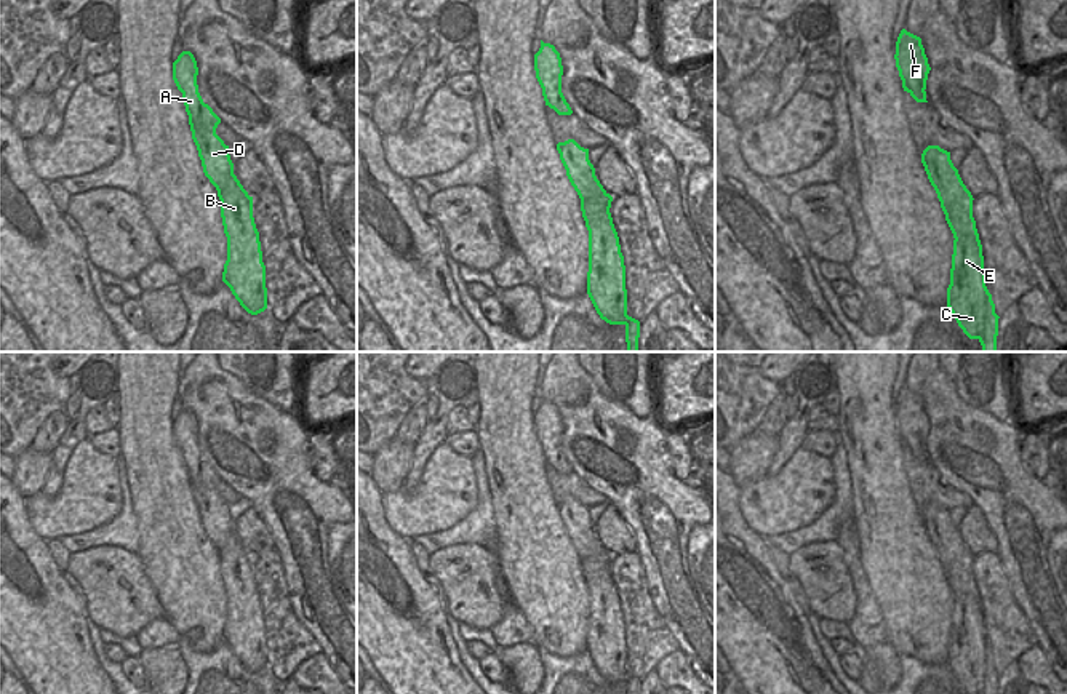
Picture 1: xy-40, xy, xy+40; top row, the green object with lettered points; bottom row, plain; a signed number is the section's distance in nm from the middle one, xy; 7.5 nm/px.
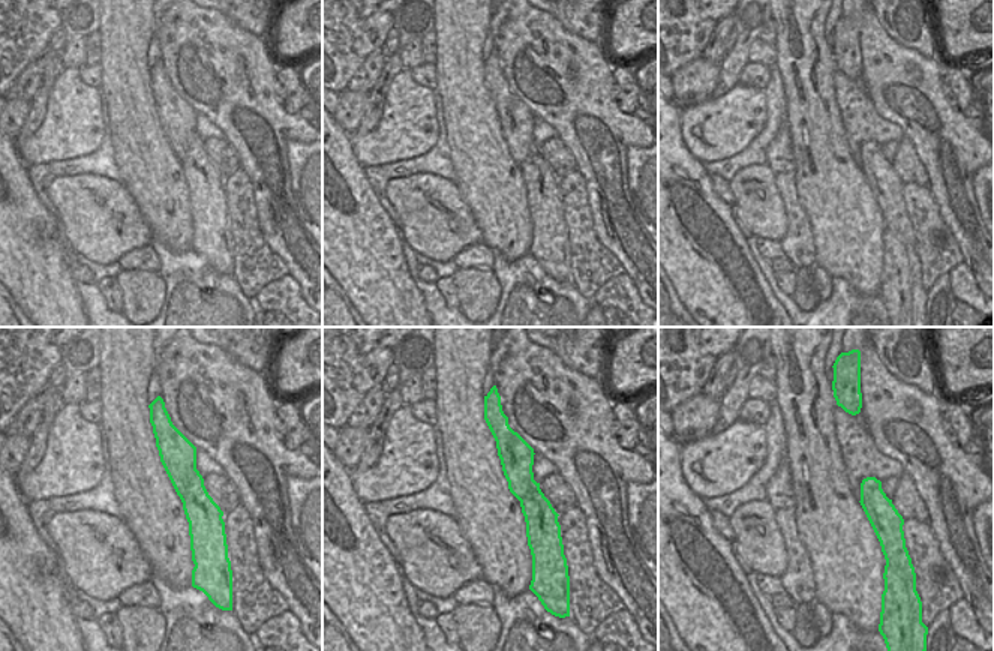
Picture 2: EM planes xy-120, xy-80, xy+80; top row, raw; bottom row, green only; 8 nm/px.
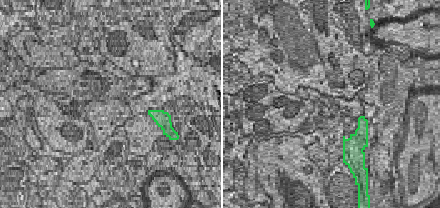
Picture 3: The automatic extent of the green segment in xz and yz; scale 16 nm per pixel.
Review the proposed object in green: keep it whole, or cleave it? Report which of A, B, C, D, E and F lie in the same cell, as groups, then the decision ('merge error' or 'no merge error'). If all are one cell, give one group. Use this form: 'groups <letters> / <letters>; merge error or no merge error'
groups A D F / B C E; merge error

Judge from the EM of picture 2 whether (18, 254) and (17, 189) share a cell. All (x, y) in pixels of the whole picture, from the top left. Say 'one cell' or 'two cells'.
one cell

